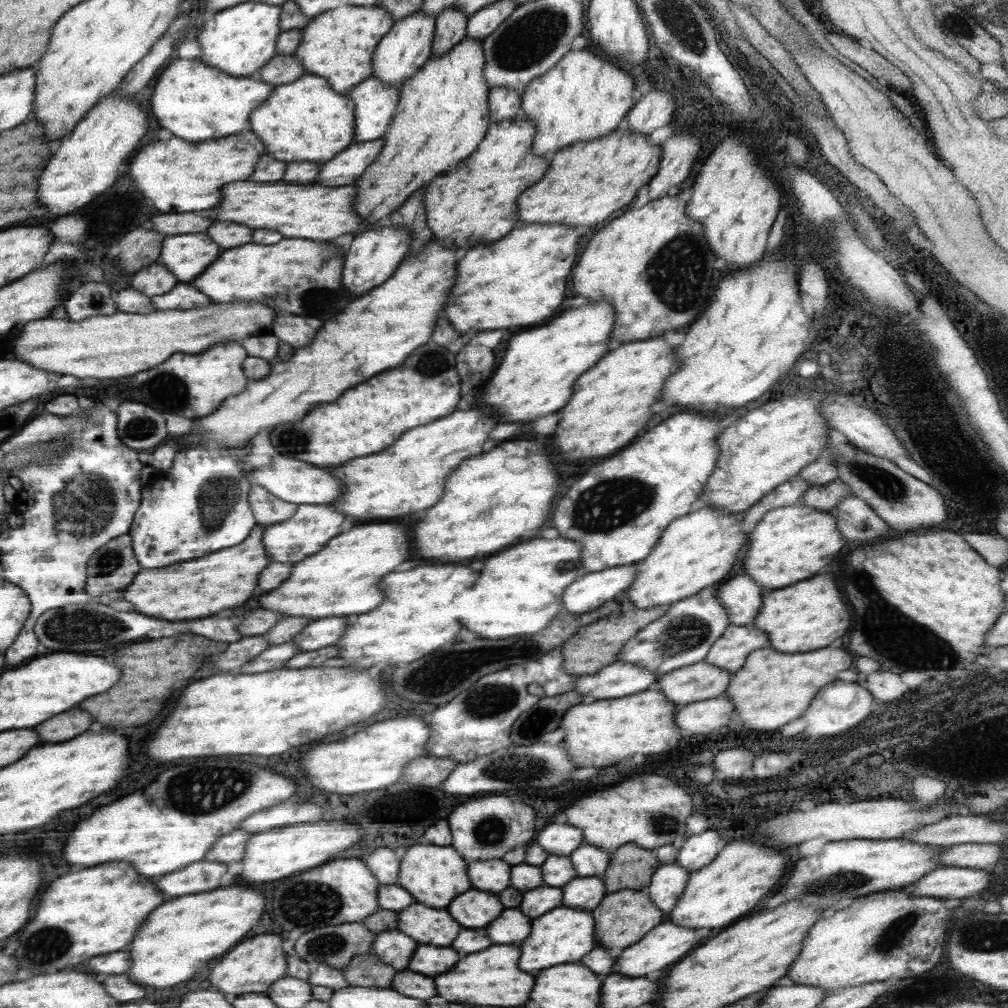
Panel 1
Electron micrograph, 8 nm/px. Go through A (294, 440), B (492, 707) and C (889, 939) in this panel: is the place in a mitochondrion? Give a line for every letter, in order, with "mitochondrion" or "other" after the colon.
A: mitochondrion
B: mitochondrion
C: mitochondrion

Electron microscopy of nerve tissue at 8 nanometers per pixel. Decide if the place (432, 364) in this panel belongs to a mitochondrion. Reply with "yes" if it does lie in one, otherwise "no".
yes

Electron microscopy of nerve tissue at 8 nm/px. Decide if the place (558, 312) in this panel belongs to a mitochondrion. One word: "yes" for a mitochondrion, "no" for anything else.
no

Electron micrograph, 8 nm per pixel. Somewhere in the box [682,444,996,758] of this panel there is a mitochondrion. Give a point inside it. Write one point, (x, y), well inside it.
(887, 485)

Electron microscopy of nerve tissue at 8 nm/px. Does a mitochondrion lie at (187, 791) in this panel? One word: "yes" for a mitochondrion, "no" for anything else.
yes

